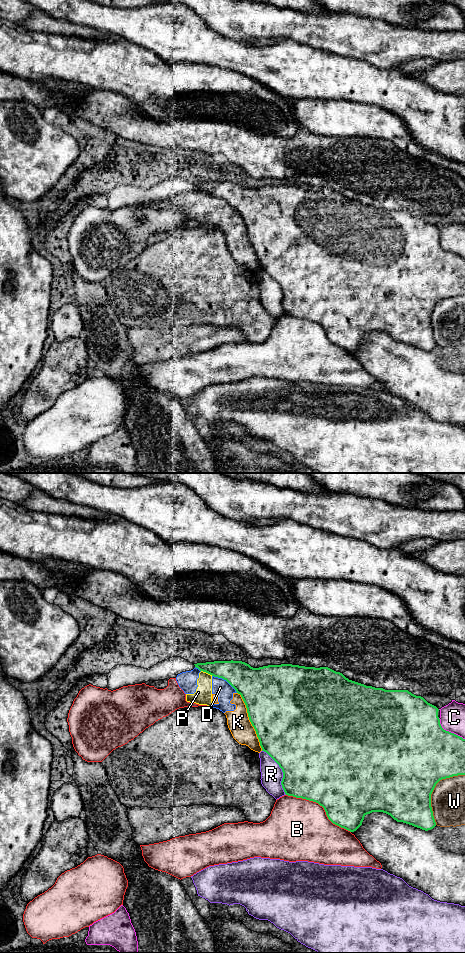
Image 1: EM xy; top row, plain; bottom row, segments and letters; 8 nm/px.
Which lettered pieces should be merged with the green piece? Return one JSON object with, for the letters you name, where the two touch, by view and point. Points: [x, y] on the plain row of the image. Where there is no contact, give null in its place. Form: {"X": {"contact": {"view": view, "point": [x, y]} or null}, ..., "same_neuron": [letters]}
{"same_neuron": []}

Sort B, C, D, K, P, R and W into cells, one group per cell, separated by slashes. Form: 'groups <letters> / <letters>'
groups B / C D K P / R / W

